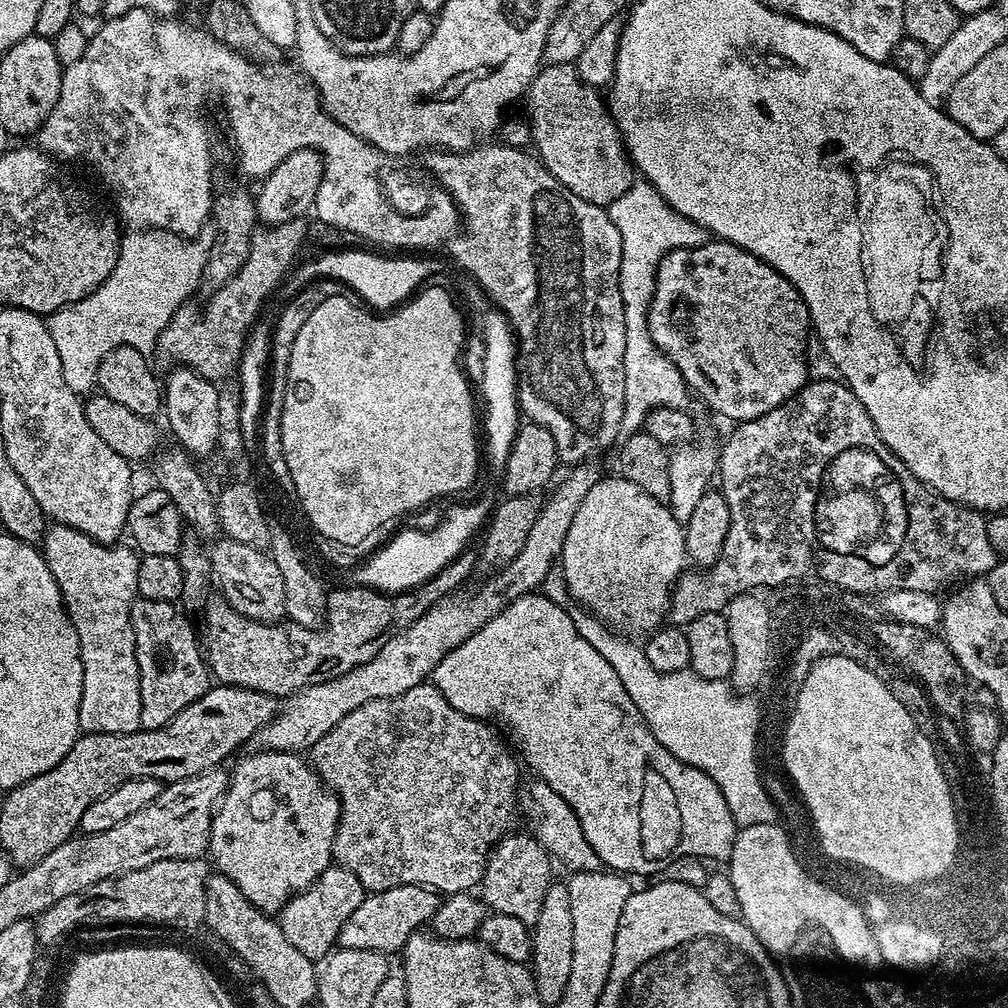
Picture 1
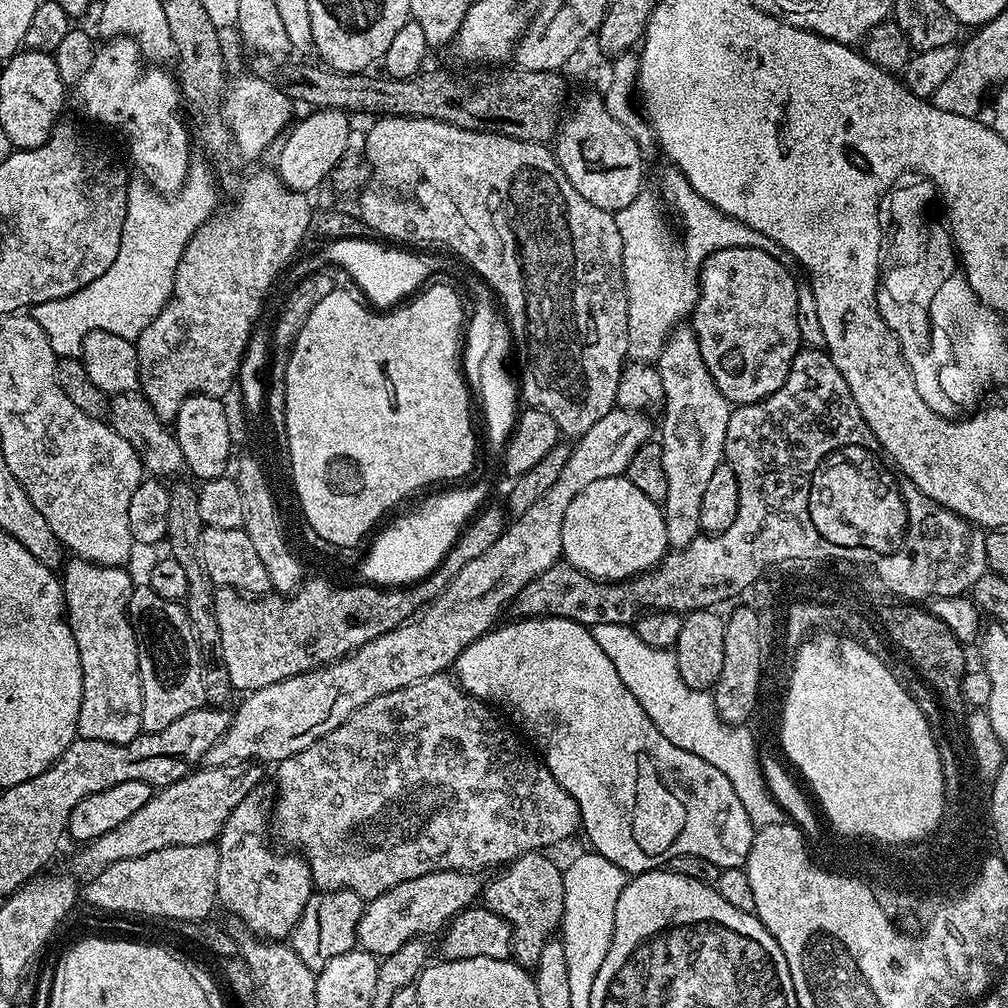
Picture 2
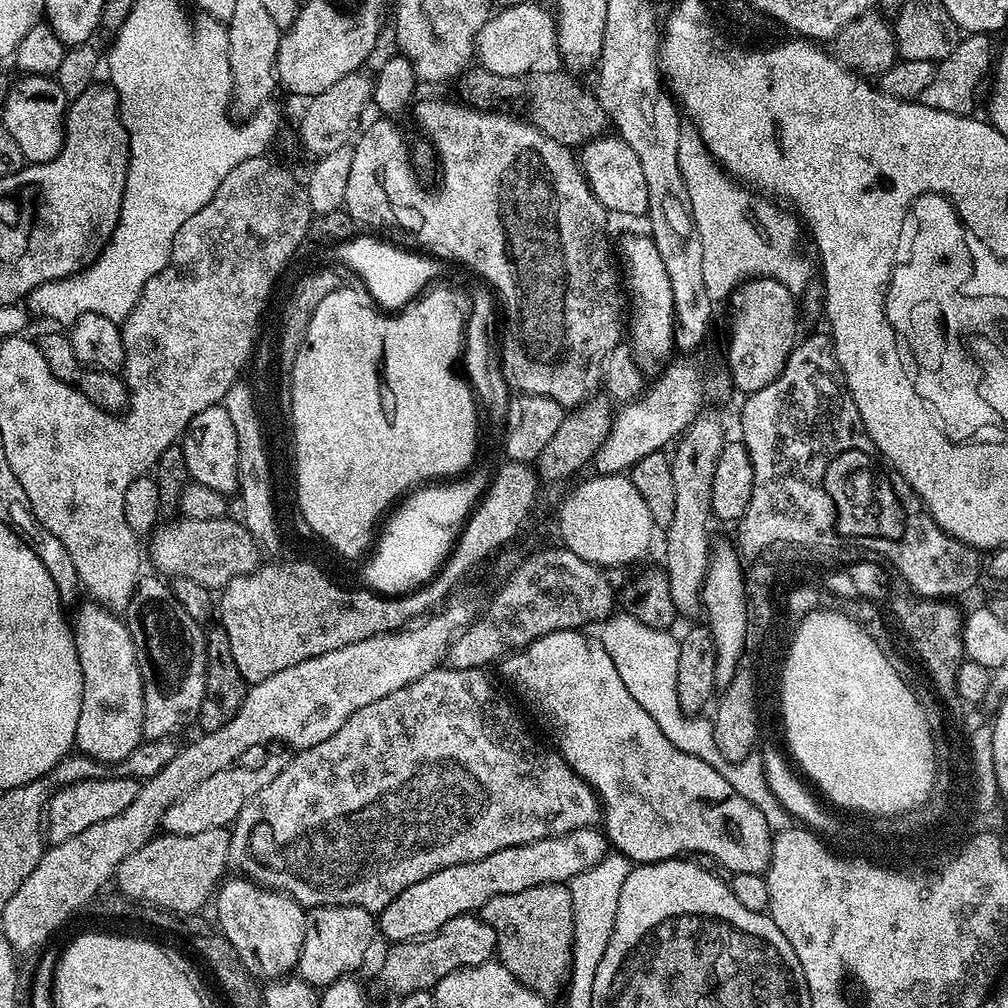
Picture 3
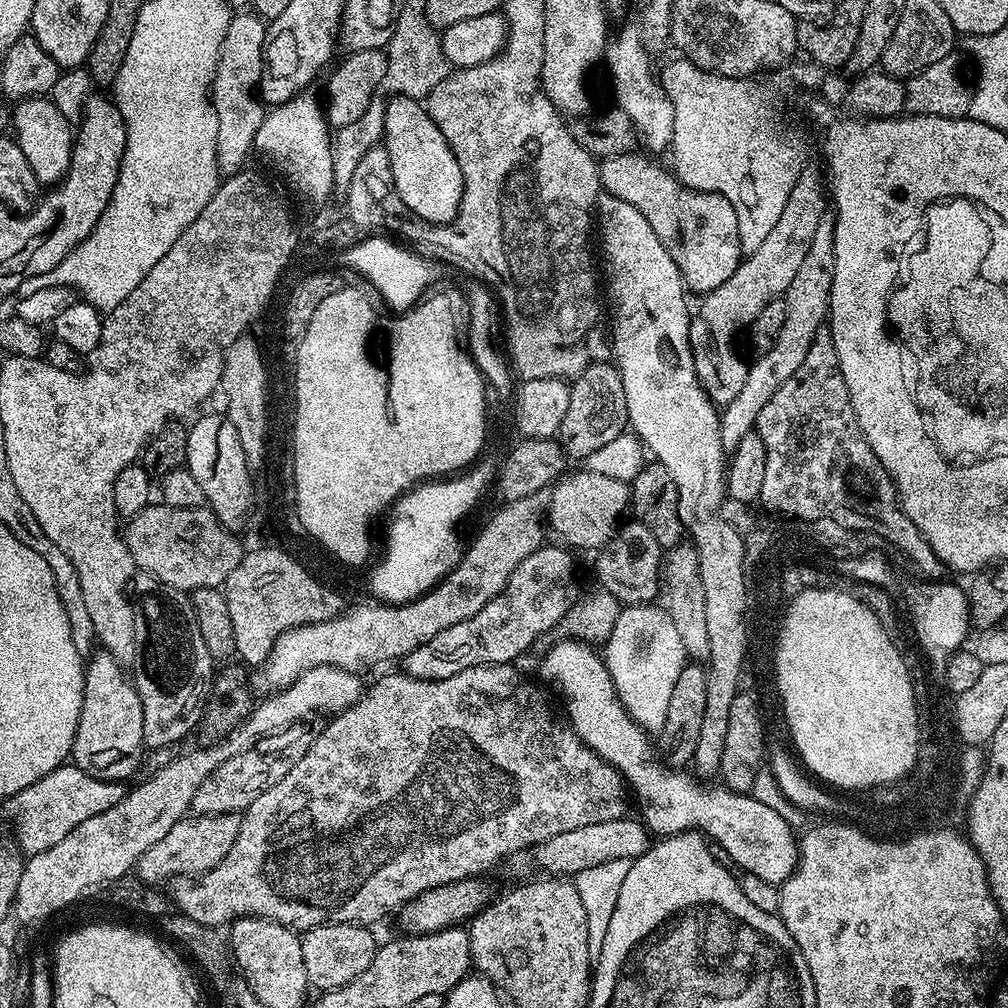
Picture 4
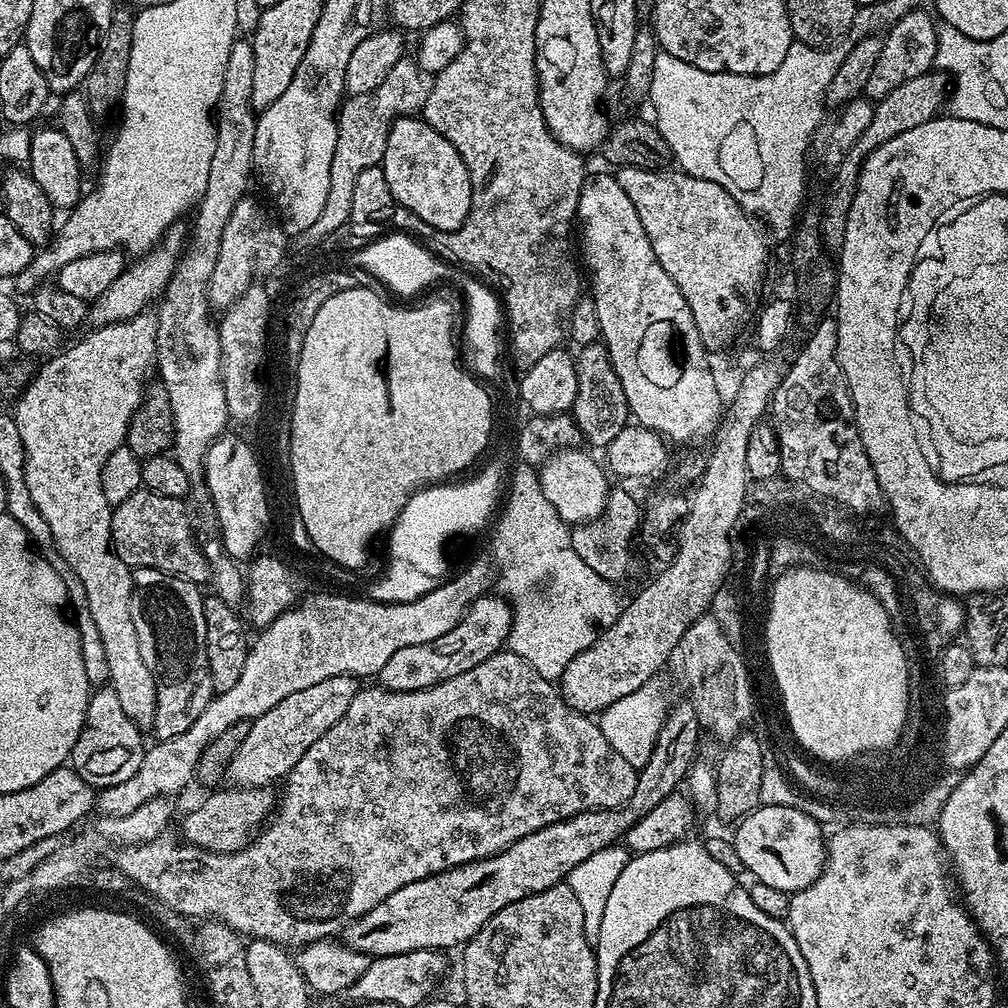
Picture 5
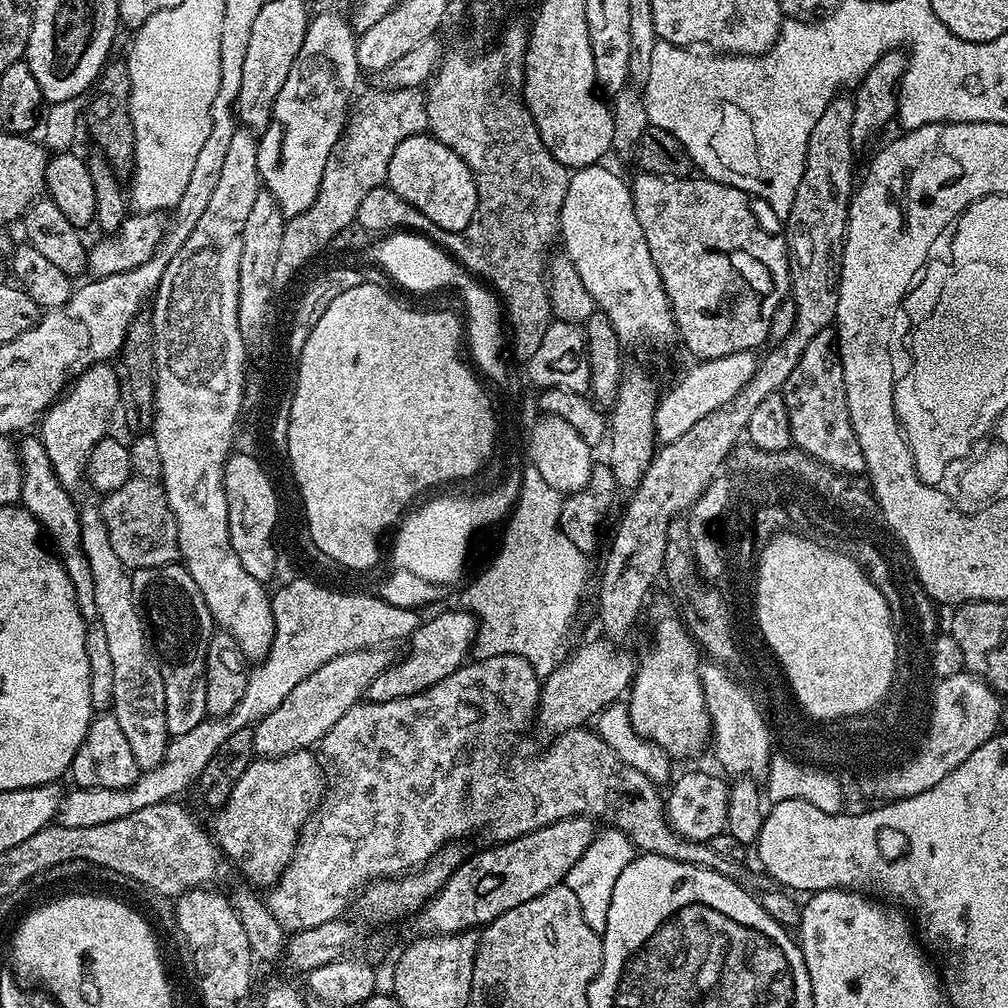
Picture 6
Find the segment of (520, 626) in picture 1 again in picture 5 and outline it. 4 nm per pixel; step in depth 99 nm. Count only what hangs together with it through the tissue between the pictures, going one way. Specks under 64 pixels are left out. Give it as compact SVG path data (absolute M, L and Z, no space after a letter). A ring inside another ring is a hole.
M761 803L759 808L739 821L735 828L736 836L731 837L732 844L737 848L738 856L744 863L745 873L748 876L752 875L753 881L774 886L774 890L791 894L801 892L820 876L826 859L826 832L817 820L810 818L810 814L806 814L800 808Z

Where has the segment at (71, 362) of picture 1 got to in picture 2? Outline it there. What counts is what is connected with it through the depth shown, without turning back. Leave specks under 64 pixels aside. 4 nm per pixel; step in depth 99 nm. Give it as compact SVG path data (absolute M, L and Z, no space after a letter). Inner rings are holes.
M189 163L188 177L171 198L165 198L147 182L129 183L126 222L114 266L102 278L94 278L90 286L82 286L82 290L66 298L32 305L30 314L46 330L57 357L79 357L86 334L96 328L134 342L158 318L172 296L174 274L188 239L218 208L218 180L213 169L204 164Z

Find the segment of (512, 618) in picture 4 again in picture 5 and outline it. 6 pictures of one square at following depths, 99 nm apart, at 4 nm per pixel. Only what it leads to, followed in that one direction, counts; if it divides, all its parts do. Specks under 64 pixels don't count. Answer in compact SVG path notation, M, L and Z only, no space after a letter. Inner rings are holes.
M499 594L479 596L472 603L467 616L458 622L458 626L454 626L454 630L442 634L442 638L396 651L394 658L390 658L390 662L386 662L378 673L379 687L395 692L413 692L438 686L446 682L446 678L454 678L454 674L466 674L466 670L474 670L478 662L486 662L486 658L507 645L511 624L512 607L508 601Z

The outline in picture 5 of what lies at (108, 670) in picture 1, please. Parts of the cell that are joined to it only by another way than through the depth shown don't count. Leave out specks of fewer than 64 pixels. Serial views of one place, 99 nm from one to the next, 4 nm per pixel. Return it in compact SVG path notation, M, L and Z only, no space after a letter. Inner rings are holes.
M105 686L95 689L88 697L86 718L78 734L78 742L74 742L72 747L70 767L94 790L118 786L118 782L126 782L126 778L142 766L146 743L140 736L143 736L142 729L126 718L126 710L122 710L113 688Z

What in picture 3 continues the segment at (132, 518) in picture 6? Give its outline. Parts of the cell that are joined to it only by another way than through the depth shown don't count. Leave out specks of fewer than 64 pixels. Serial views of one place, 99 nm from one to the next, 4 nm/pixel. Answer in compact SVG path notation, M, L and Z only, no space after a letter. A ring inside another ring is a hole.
M169 519L151 533L147 541L148 548L146 544L147 559L149 556L153 566L157 568L153 569L165 577L194 578L194 582L206 586L209 590L223 590L234 578L250 574L262 560L255 539L248 533L247 528L239 519L232 519L210 522Z

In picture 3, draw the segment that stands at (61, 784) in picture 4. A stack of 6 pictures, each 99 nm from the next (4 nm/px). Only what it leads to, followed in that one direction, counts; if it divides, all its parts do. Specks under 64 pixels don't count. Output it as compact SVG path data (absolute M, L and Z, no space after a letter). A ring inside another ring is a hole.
M105 774L98 780L76 780L73 784L57 787L48 797L46 805L47 843L53 845L58 842L66 842L66 838L74 838L74 834L82 834L82 830L86 830L86 826L94 826L98 822L106 822L106 818L115 818L117 814L122 814L122 810L126 810L126 806L130 806L130 802L134 802L134 798L138 798L141 781L137 777L127 774L119 775L112 777L111 774Z

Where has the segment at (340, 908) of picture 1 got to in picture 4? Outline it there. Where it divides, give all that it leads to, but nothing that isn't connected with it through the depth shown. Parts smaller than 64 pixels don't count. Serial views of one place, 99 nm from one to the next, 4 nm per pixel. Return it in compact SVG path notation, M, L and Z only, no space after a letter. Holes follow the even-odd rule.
M319 924L300 936L302 942L302 962L306 962L306 978L316 990L341 988L346 982L354 982L370 962L378 940L372 937L373 929L363 924Z

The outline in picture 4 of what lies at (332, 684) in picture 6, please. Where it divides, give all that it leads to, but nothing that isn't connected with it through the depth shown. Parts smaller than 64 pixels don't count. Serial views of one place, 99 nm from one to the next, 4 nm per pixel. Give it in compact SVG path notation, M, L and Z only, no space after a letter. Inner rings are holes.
M293 726L283 734L273 734L264 737L259 741L258 746L253 746L248 751L222 762L202 786L198 786L197 792L194 793L194 802L191 811L198 816L209 816L210 814L226 814L227 812L243 813L245 808L258 798L274 782L282 782L290 770L294 770L294 762L302 758L304 748L300 744L299 727Z

